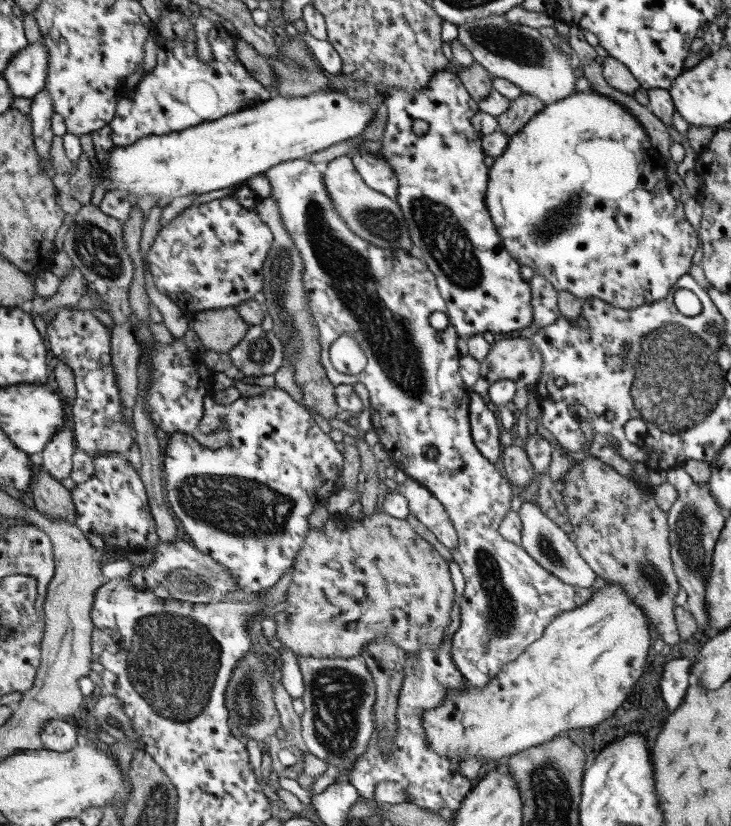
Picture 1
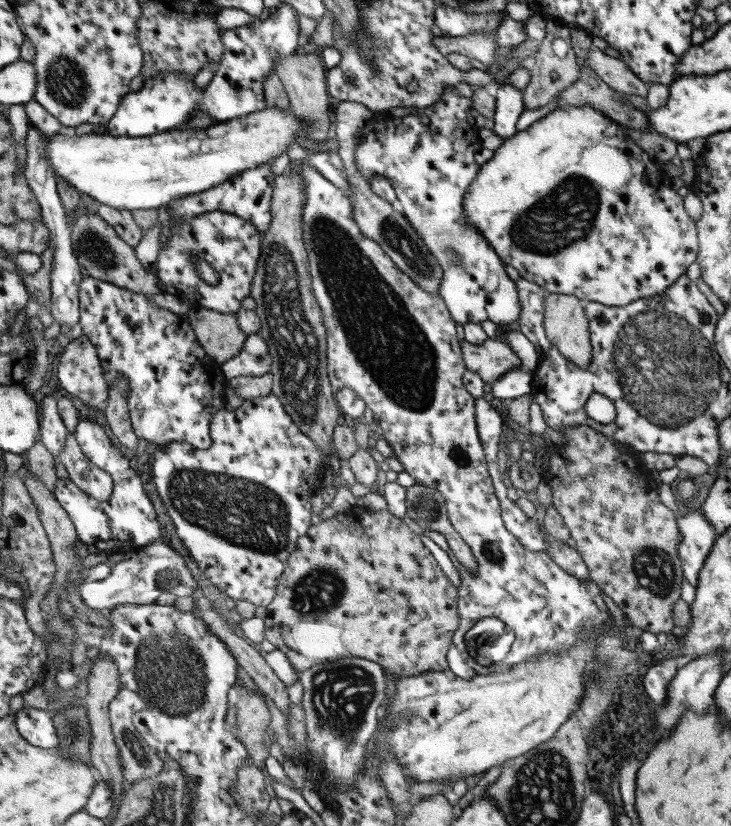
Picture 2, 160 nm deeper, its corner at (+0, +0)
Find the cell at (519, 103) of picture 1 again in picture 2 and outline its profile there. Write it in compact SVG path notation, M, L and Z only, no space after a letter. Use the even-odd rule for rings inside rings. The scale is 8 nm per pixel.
M545 21L545 36L541 39L536 54L531 59L532 65L528 68L529 83L521 92L523 110L535 110L549 103L553 96L559 94L579 77L578 66L575 64L575 55L569 45L569 28L559 26L559 22Z

